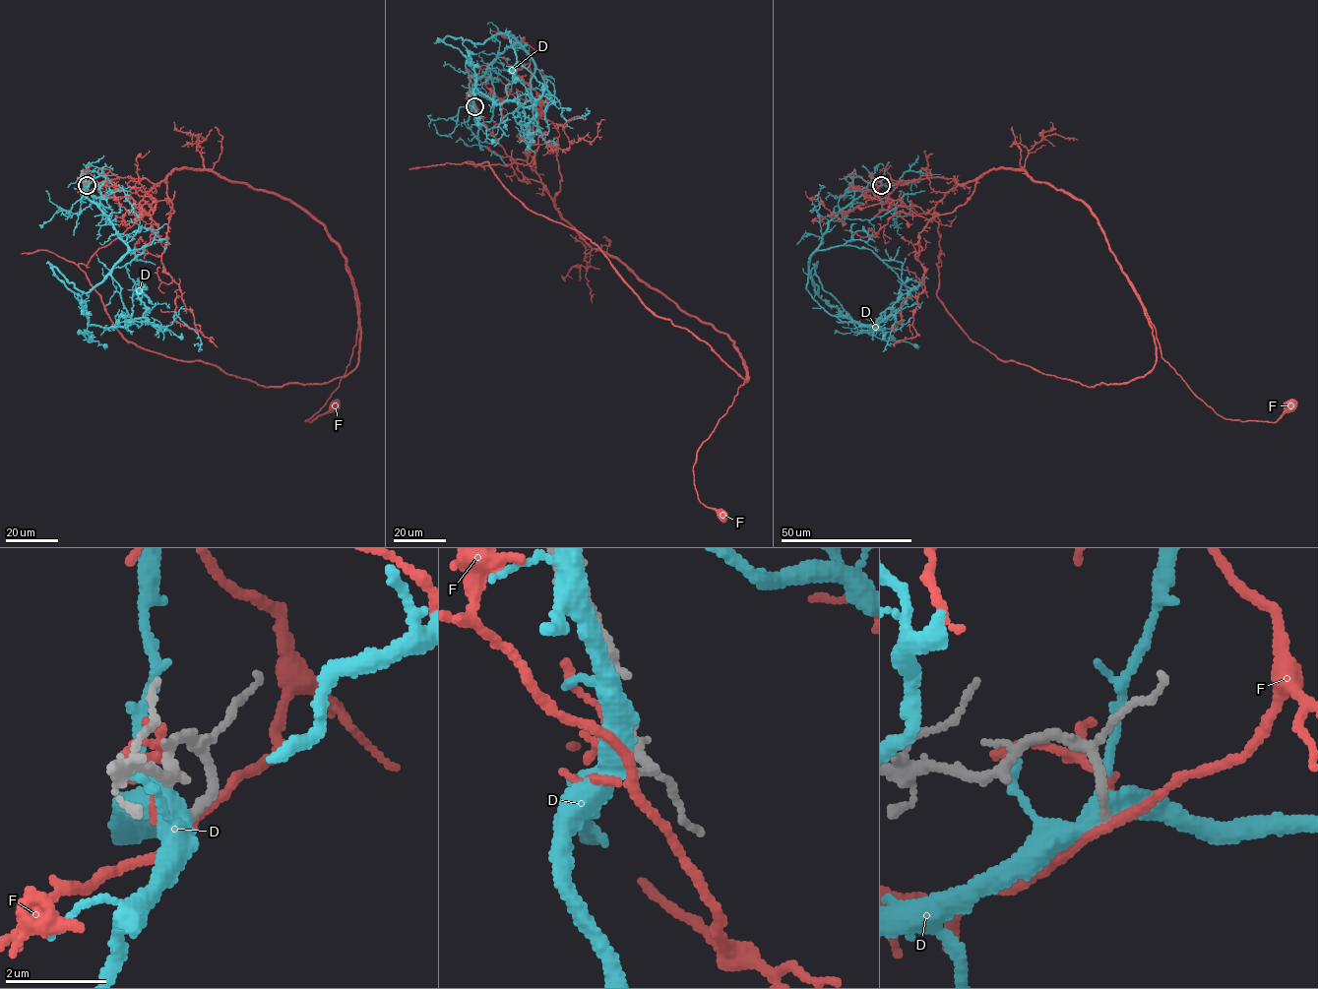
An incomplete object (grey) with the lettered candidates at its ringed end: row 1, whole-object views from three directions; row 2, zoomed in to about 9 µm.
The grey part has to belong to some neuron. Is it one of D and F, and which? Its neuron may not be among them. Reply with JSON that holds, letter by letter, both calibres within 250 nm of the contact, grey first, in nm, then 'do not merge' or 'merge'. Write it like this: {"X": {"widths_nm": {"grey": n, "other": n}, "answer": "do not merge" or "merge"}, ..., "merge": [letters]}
{"D": {"widths_nm": {"grey": 190, "other": 400}, "answer": "do not merge"}, "F": {"widths_nm": {"grey": 190, "other": 160}, "answer": "do not merge"}, "merge": []}

